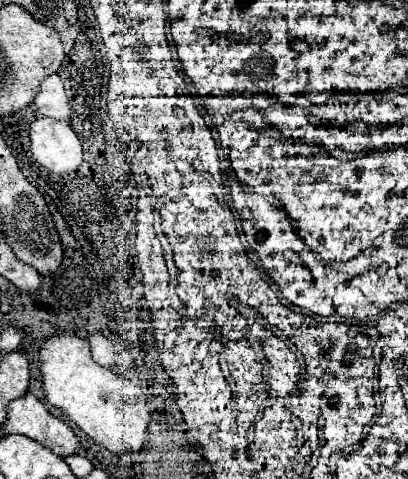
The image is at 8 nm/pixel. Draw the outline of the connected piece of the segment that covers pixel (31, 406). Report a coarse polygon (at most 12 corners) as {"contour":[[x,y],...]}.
{"contour":[[33,393],[9,405],[5,435],[25,435],[59,457],[79,451],[73,427]]}

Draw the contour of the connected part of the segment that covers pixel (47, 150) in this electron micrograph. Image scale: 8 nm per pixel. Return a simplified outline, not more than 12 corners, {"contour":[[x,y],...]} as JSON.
{"contour":[[31,123],[31,153],[53,173],[83,163],[69,123]]}

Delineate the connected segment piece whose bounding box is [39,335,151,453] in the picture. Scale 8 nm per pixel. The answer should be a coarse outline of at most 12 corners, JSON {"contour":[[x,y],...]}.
{"contour":[[51,337],[43,391],[95,443],[137,453],[147,397],[91,359],[87,339]]}

